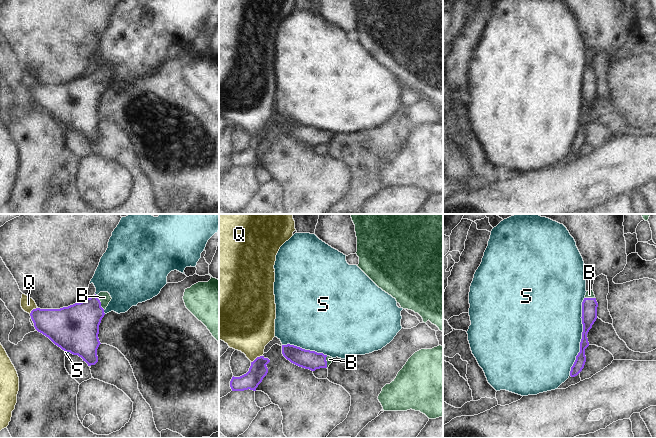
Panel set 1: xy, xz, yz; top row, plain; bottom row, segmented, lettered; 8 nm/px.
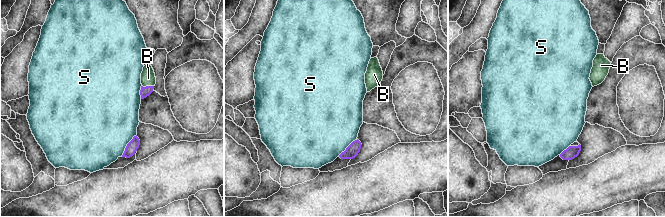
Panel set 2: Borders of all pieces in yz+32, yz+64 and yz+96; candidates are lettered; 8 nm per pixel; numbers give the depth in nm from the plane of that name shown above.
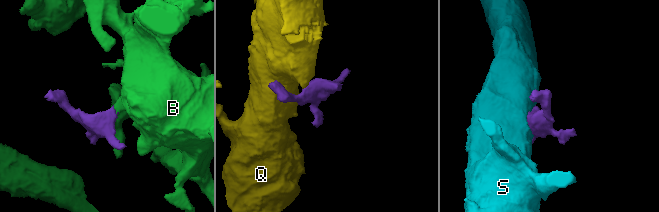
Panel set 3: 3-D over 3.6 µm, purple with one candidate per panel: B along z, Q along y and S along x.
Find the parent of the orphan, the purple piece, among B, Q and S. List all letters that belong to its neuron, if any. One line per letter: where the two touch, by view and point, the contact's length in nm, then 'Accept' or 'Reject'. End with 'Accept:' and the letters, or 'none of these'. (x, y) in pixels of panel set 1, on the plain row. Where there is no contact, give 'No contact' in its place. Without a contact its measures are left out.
B: Touches purple at xy (100, 78). Shared border 140 nm. Accept
Q: Touches purple at xz (256, 134). Shared border 110 nm. Reject
S: Touches purple at yz (582, 112). Shared border 650 nm. Reject
Accept: B.

